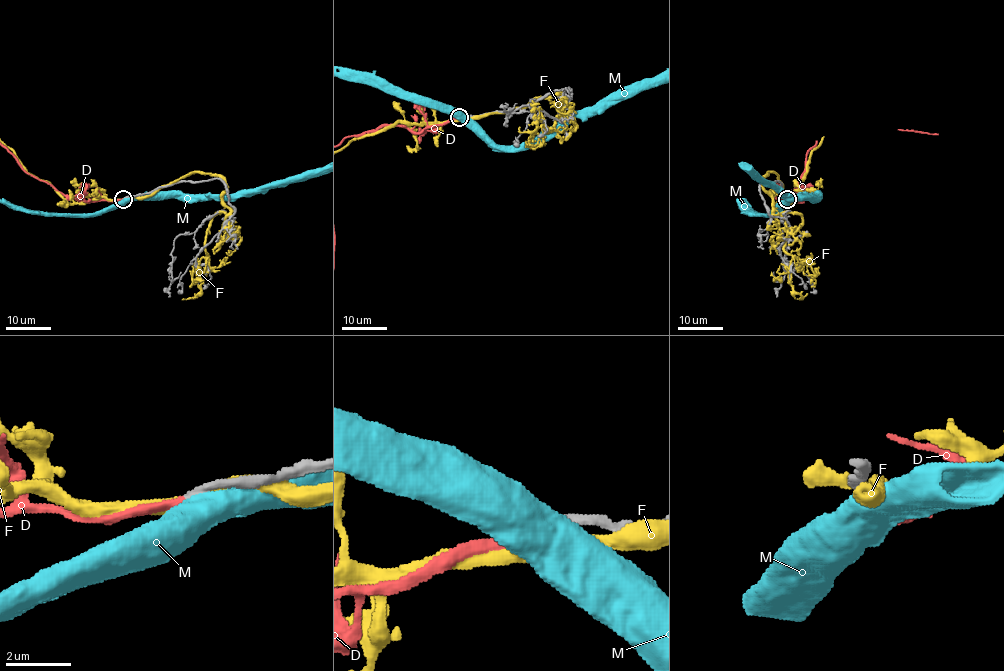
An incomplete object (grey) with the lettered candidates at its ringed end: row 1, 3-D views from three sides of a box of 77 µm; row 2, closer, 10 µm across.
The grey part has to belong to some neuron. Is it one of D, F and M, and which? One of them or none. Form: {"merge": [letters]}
{"merge": ["D"]}

